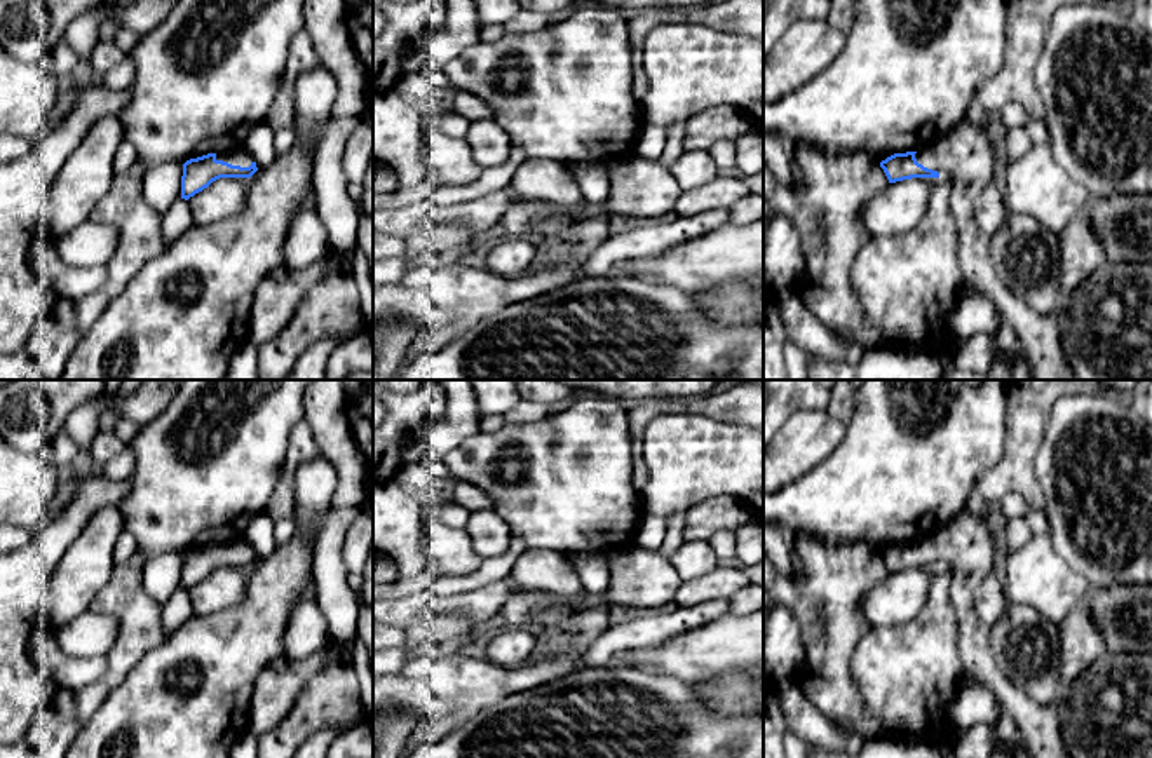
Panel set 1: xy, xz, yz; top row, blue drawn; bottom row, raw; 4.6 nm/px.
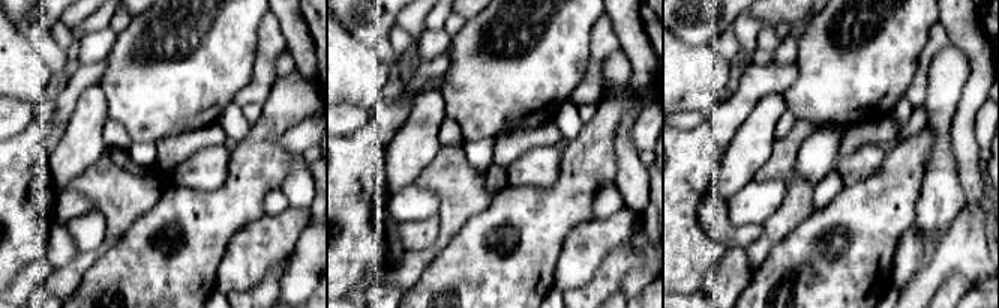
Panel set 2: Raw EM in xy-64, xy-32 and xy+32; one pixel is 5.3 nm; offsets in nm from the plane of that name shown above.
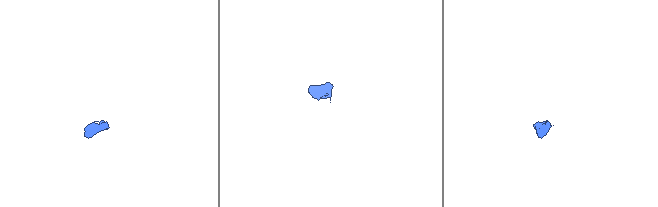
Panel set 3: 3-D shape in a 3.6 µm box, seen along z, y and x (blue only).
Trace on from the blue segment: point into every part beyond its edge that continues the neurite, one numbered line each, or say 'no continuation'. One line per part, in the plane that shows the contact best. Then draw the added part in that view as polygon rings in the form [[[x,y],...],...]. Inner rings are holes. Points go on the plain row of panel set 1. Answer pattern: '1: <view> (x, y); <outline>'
1: xy (241, 548); [[[241,537],[232,542],[216,544],[216,551],[223,551],[241,558],[249,558],[254,552],[253,545],[247,542],[246,537]]]

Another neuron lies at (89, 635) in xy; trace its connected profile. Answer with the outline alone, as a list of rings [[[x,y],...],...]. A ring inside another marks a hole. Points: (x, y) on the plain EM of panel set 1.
[[[91,610],[54,629],[59,650],[71,659],[108,655],[115,643],[115,620]]]

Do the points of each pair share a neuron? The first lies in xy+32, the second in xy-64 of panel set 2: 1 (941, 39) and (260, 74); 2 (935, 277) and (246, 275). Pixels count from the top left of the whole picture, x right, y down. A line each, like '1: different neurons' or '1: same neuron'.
1: same neuron
2: different neurons

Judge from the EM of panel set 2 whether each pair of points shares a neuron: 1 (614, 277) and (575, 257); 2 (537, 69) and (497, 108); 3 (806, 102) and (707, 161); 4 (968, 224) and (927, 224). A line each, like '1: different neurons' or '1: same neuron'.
1: different neurons
2: same neuron
3: different neurons
4: different neurons

